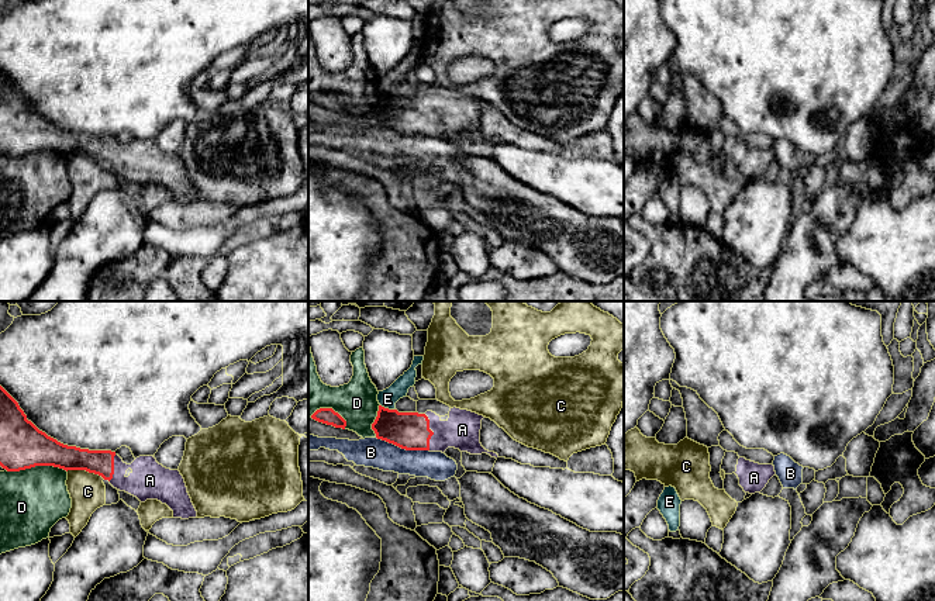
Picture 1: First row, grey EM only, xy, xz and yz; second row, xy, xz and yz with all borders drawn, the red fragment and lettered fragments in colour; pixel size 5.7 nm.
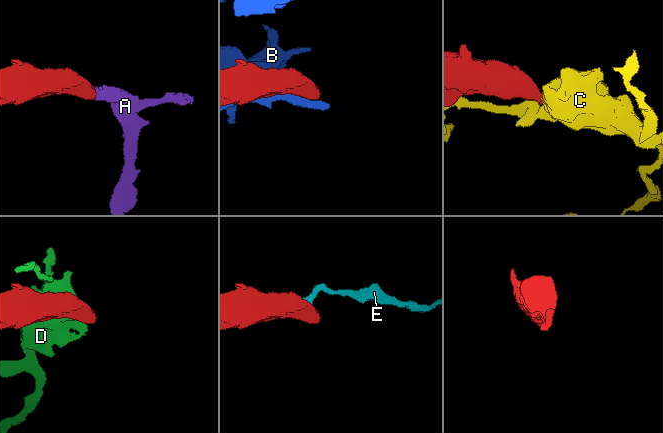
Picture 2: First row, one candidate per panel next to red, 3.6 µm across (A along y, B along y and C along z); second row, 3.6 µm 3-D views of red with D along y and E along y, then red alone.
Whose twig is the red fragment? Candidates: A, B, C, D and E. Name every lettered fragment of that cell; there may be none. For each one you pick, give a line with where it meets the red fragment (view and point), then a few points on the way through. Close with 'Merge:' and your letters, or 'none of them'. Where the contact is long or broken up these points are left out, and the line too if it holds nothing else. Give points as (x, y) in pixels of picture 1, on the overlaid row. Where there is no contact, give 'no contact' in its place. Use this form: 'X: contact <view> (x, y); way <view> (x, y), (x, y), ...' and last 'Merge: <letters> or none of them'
A: contact xz (433, 432); way xz (410, 431), (433, 432), (458, 432), (462, 429)
Merge: A

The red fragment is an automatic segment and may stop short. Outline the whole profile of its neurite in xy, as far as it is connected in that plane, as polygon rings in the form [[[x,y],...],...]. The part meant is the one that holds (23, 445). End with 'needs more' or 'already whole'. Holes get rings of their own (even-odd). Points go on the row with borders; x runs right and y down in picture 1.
[[[0,386],[0,466],[20,472],[35,466],[86,470],[137,497],[158,500],[173,511],[173,518],[196,518],[197,511],[179,470],[170,470],[153,456],[139,456],[131,464],[111,450],[68,446],[39,431],[18,403]]]; needs more

